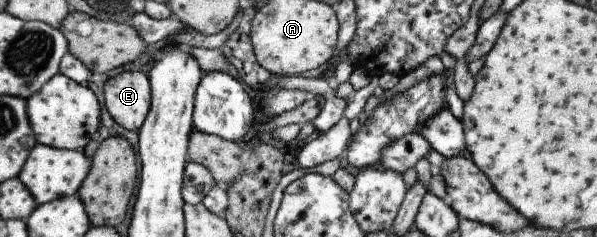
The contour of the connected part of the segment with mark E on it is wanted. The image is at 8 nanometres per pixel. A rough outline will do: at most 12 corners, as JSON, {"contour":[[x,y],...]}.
{"contour":[[122,71],[102,86],[109,116],[137,131],[150,105],[140,71]]}

